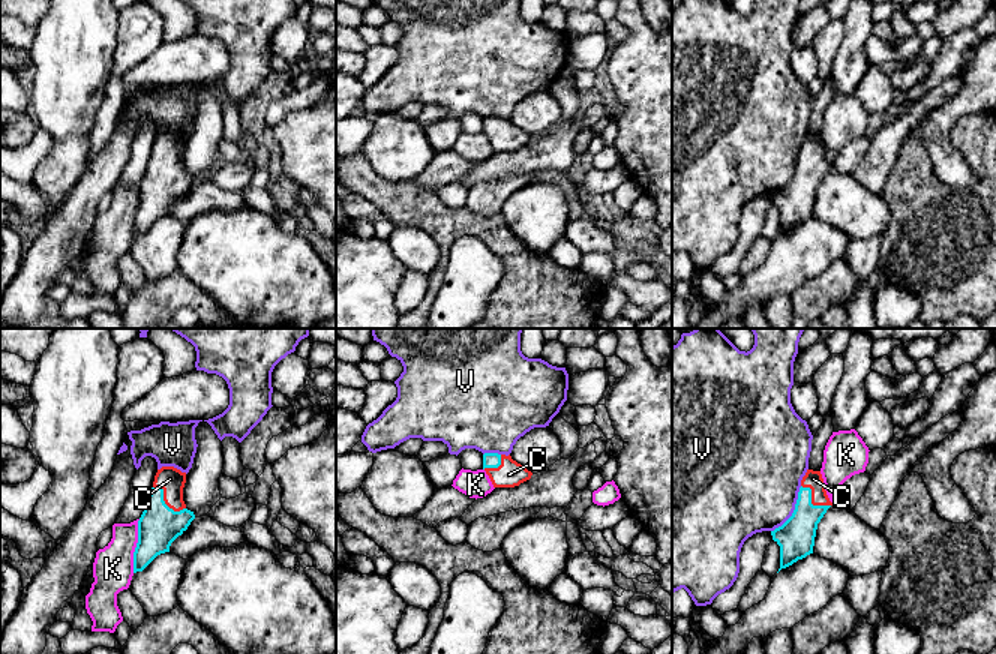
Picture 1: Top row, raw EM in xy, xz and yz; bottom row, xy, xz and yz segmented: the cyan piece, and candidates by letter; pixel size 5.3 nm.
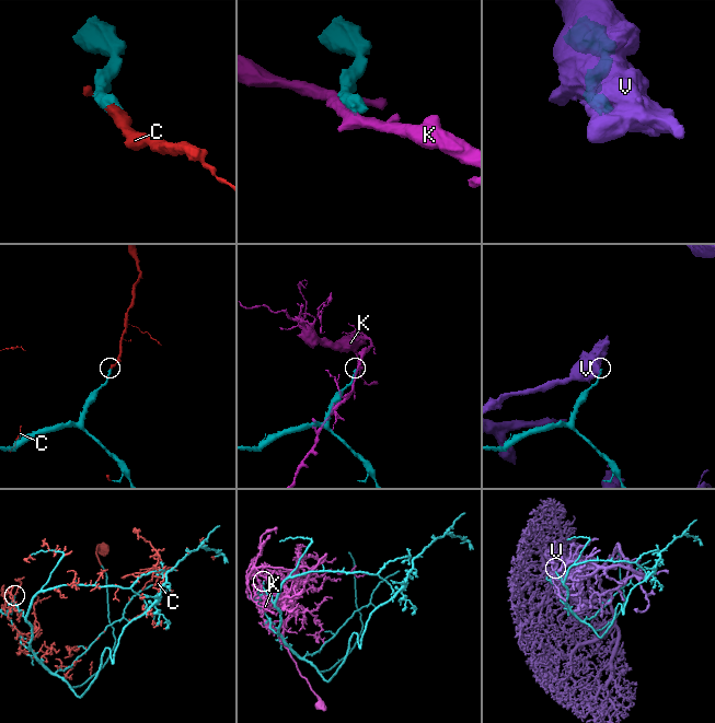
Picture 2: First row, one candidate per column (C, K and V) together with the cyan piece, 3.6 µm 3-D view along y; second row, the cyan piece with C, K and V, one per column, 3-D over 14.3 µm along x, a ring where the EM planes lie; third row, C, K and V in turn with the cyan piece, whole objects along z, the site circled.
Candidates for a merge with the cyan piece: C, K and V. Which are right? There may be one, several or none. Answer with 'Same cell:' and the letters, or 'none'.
Same cell: C

